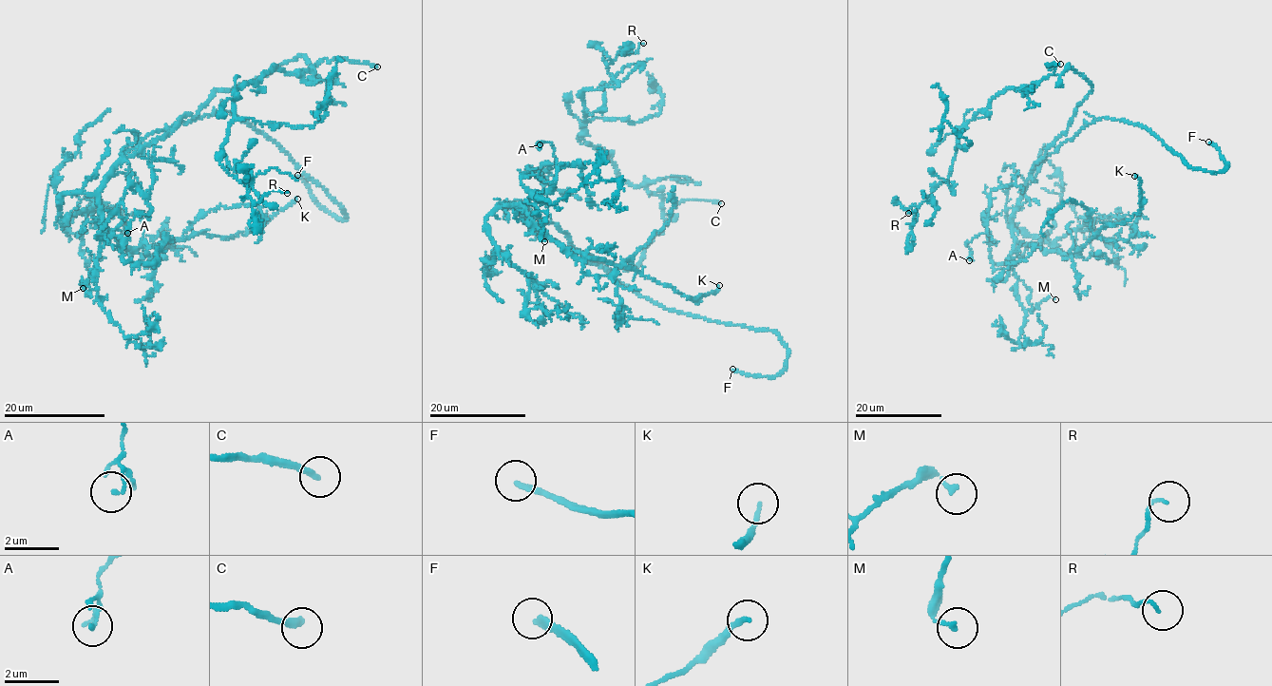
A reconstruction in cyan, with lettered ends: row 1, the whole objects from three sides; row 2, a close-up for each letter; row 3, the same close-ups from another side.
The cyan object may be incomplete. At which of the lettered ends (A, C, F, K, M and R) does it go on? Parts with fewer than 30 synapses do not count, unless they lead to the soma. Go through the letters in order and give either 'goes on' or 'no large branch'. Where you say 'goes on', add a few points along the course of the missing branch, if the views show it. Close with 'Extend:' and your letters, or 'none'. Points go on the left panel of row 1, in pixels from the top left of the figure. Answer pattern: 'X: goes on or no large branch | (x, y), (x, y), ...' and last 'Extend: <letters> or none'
A: no large branch
C: goes on
F: goes on | (297, 175), (290, 174), (287, 170), (245, 154), (234, 144), (231, 131)
K: no large branch
M: no large branch
R: no large branch
Extend: C, F

